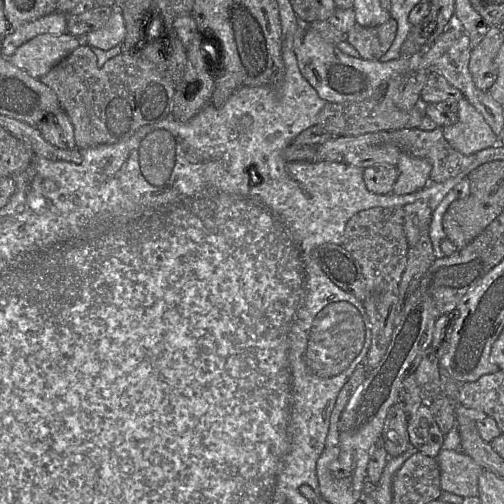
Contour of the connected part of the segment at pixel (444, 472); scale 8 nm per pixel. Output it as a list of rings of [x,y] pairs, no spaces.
[[[441,449],[436,459],[441,471],[441,491],[450,492],[463,498],[478,497],[478,480],[483,468],[470,456],[461,450]]]

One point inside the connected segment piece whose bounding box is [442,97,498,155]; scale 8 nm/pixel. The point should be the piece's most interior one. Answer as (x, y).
(470, 134)

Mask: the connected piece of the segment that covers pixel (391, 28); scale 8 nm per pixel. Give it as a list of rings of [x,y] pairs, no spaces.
[[[390,18],[376,27],[364,27],[357,23],[347,33],[346,40],[365,60],[377,60],[388,51],[397,31],[397,23]]]

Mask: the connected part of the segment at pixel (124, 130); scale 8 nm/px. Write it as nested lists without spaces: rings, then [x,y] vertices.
[[[88,45],[79,46],[41,79],[56,93],[73,124],[76,147],[82,150],[124,141],[141,127],[163,120],[172,110],[175,94],[173,81],[154,63],[121,52],[98,67]]]

